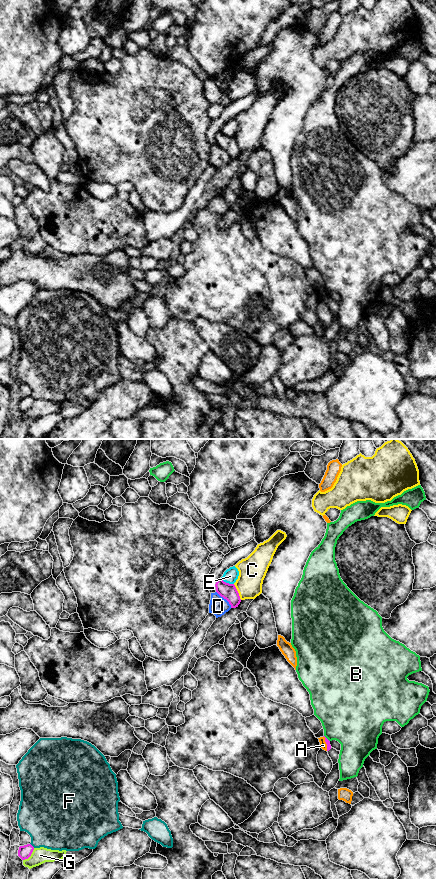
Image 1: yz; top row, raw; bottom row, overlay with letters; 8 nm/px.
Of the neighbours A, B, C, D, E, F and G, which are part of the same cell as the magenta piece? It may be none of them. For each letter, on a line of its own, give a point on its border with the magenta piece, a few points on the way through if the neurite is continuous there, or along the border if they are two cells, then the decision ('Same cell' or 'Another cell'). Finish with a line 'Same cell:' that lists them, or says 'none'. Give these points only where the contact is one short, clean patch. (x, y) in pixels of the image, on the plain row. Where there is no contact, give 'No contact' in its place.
A: Touches magenta at yz (326, 295). Boundary: yz (323, 288), (327, 302). Another cell
B: Touches magenta at yz (326, 290). Another cell
C: Touches magenta at yz (237, 144). Another cell
D: Touches magenta at yz (225, 150). Boundary: yz (216, 143), (231, 159). Another cell
E: Touches magenta at yz (227, 135). Boundary: yz (220, 130), (233, 136). Another cell
F: Touches magenta at yz (31, 397). Boundary: yz (30, 395), (34, 399). Another cell
G: Touches magenta at yz (30, 407). Another cell
Same cell: none

